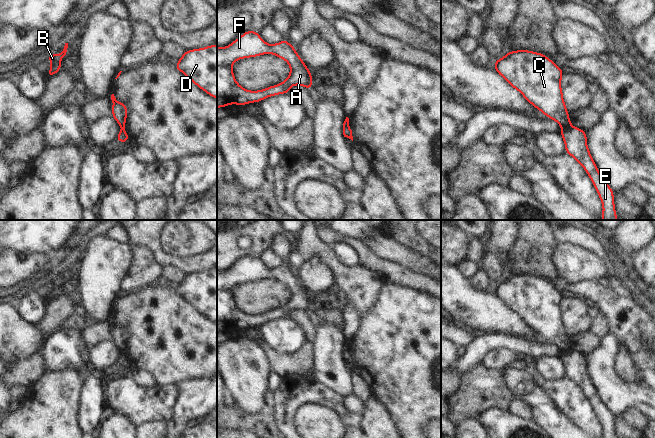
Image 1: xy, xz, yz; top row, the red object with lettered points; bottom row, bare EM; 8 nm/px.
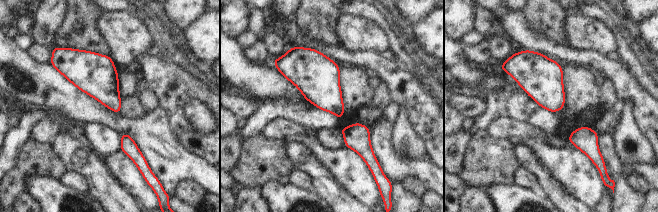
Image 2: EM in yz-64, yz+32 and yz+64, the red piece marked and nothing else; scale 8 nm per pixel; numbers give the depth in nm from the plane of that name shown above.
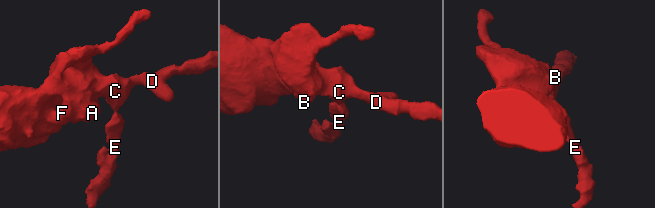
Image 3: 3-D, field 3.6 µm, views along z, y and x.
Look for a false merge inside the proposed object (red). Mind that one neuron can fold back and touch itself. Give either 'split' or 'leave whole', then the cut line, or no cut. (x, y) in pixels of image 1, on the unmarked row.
split; cut in yz along (570, 349), (562, 353)

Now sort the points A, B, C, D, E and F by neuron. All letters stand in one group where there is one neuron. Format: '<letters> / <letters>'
A B C D F / E

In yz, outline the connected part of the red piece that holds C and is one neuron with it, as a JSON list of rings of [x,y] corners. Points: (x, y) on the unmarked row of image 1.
[[[525,273],[509,275],[501,283],[494,285],[493,291],[509,309],[523,319],[526,325],[549,343],[556,345],[562,353],[571,350],[570,339],[563,324],[563,316],[561,313],[561,303],[564,294],[560,293],[546,279]]]

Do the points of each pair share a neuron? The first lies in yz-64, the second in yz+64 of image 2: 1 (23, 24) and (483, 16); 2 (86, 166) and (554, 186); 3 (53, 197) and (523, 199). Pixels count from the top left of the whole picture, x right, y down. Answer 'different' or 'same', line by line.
1: same
2: same
3: same

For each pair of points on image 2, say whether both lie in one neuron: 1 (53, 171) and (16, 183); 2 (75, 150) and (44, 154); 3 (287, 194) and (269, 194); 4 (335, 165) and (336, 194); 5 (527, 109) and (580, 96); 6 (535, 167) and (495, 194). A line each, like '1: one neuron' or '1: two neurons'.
1: one neuron
2: two neurons
3: one neuron
4: two neurons
5: two neurons
6: two neurons

